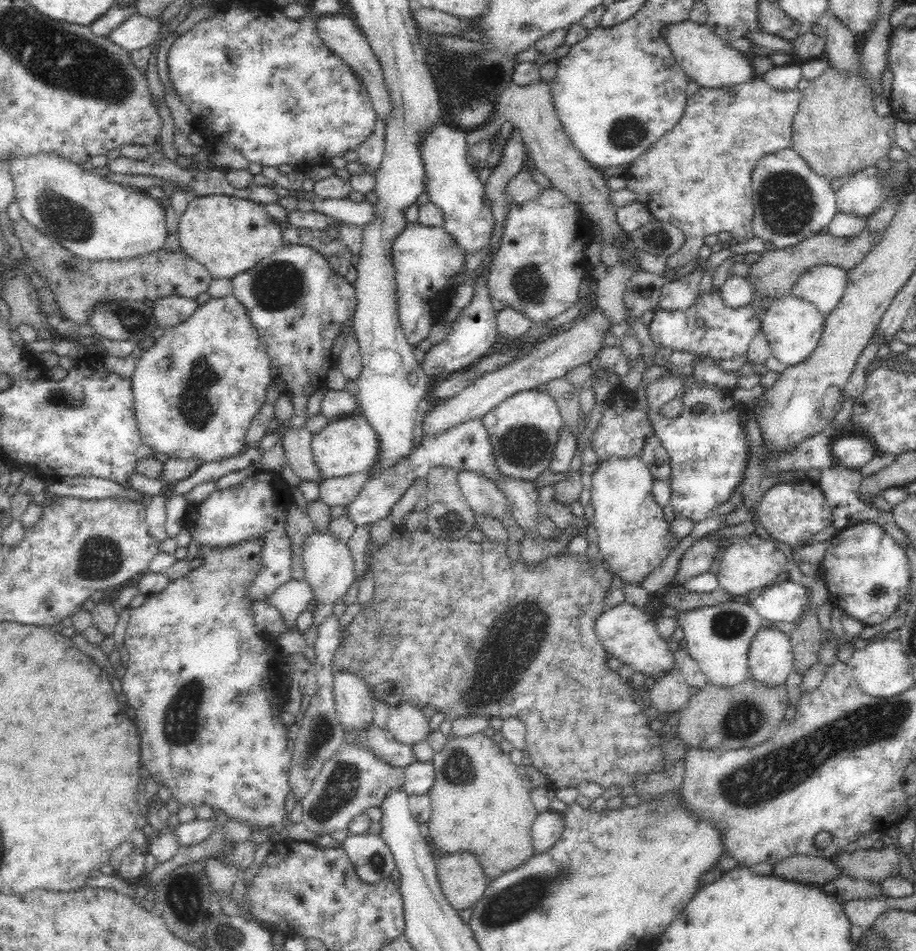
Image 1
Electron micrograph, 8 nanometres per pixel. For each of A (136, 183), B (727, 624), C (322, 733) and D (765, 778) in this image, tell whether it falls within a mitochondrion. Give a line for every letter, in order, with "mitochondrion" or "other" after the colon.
A: other
B: mitochondrion
C: mitochondrion
D: mitochondrion

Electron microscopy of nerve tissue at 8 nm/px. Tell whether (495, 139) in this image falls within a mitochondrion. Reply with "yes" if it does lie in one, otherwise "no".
no

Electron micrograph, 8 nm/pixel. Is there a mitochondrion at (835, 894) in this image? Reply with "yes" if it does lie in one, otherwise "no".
no

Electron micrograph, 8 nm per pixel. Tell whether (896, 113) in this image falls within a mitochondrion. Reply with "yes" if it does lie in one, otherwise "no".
no

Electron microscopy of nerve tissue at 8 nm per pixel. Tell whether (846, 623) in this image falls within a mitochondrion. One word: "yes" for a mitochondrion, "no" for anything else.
no

